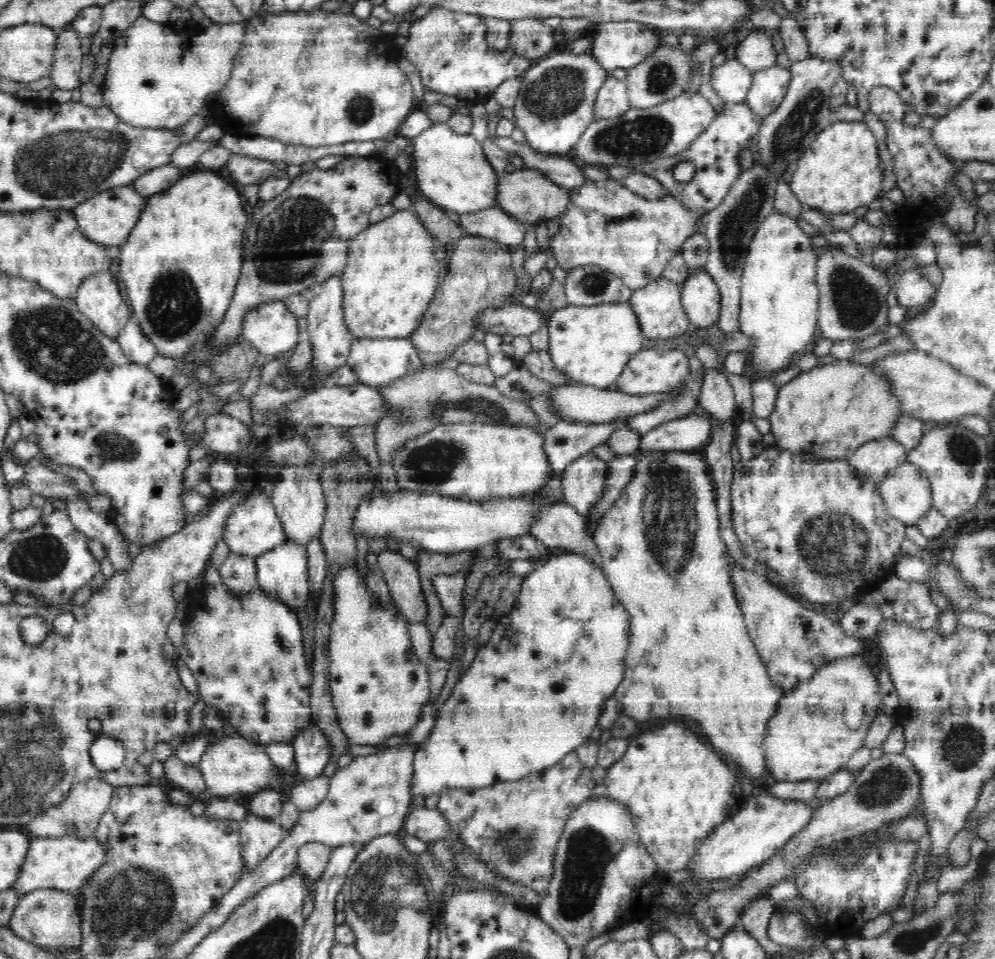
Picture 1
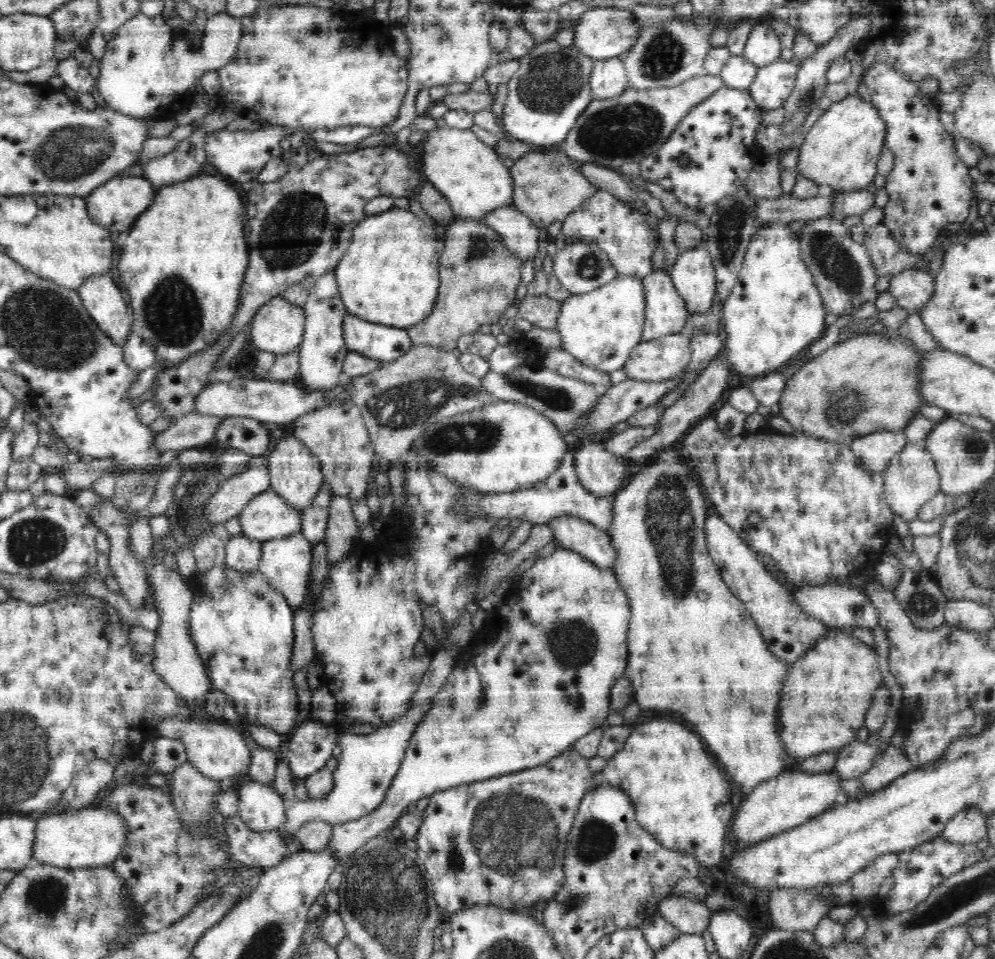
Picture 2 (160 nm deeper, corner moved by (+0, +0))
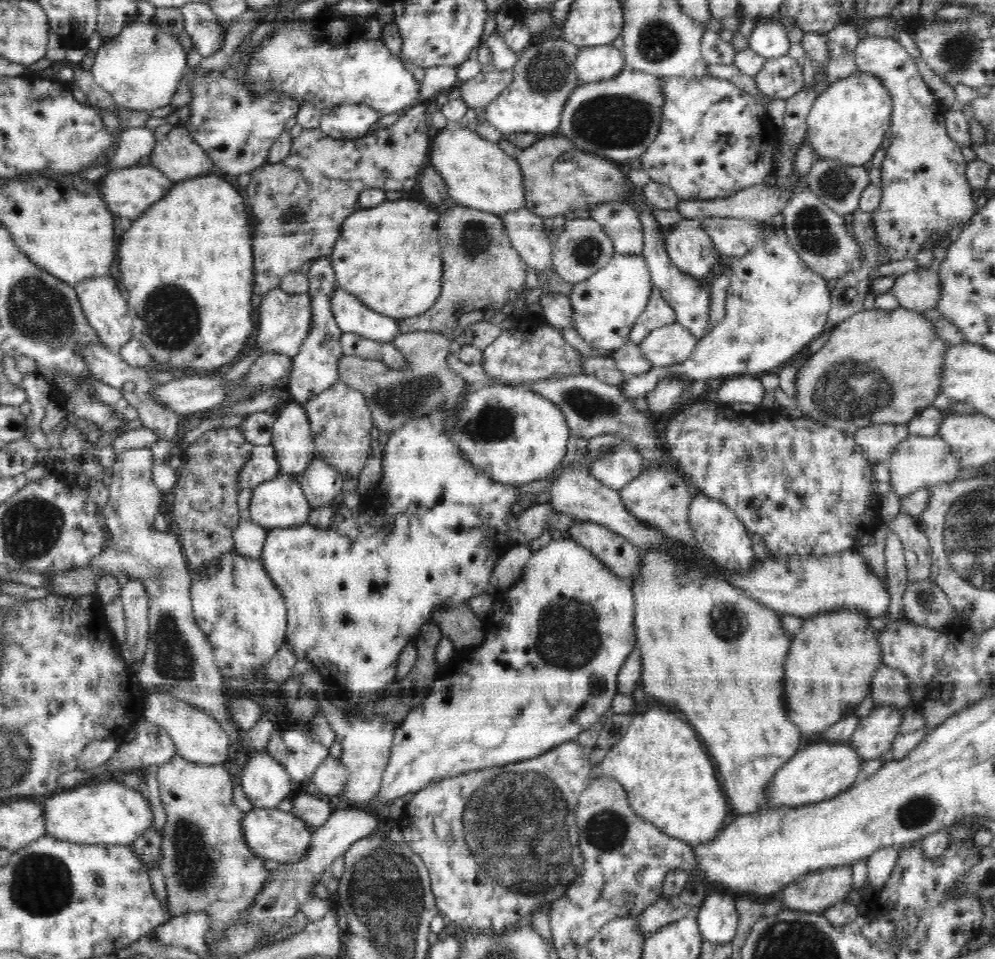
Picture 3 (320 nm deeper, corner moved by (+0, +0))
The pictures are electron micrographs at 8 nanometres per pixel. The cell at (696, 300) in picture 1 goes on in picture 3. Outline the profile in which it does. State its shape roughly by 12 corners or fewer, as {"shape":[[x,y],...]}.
{"shape":[[702,219],[665,230],[665,249],[680,271],[710,277],[720,254]]}

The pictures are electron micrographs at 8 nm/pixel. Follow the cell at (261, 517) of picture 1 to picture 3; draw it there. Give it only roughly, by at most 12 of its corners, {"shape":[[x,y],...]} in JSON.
{"shape":[[280,471],[253,490],[246,517],[264,529],[308,522],[299,480]]}

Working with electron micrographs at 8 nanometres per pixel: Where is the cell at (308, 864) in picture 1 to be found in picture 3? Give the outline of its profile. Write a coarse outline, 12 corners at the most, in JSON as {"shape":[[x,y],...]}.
{"shape":[[304,789],[292,797],[293,814],[313,832],[330,820],[332,799]]}

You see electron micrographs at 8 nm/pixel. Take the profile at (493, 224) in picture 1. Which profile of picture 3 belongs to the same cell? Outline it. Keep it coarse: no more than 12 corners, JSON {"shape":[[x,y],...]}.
{"shape":[[527,208],[500,215],[511,245],[547,284],[553,237]]}

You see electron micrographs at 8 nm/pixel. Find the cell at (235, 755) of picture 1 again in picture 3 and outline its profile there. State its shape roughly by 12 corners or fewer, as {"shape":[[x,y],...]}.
{"shape":[[164,692],[147,693],[142,716],[177,754],[204,765],[231,761],[219,722]]}

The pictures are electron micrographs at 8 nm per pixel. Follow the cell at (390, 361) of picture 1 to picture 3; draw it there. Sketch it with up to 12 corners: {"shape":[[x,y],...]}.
{"shape":[[338,284],[330,311],[342,332],[390,344],[394,319],[368,309]]}

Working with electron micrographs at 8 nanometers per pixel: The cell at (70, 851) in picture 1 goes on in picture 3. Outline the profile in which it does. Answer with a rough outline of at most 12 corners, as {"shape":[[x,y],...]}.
{"shape":[[117,777],[40,798],[45,833],[128,846],[153,826]]}

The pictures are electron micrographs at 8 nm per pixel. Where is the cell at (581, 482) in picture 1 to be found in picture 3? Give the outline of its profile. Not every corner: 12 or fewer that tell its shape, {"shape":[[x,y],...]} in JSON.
{"shape":[[623,445],[586,470],[618,491],[642,473],[640,453]]}

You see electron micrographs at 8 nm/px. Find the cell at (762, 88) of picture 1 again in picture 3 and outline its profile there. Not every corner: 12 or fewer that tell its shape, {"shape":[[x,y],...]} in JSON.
{"shape":[[790,55],[765,59],[754,76],[771,100],[804,87],[802,67]]}

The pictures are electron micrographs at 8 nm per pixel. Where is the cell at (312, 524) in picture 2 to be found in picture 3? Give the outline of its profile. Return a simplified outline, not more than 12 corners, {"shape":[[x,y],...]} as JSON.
{"shape":[[317,456],[299,481],[311,509],[334,502],[344,475]]}

